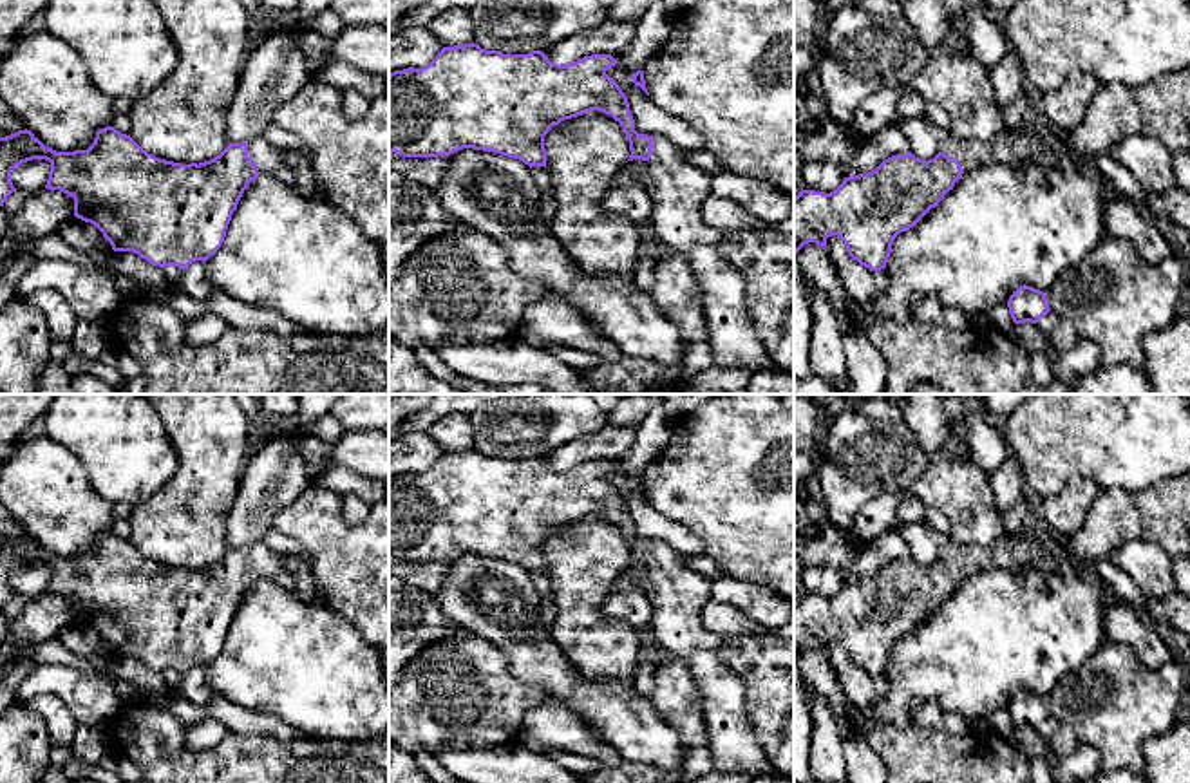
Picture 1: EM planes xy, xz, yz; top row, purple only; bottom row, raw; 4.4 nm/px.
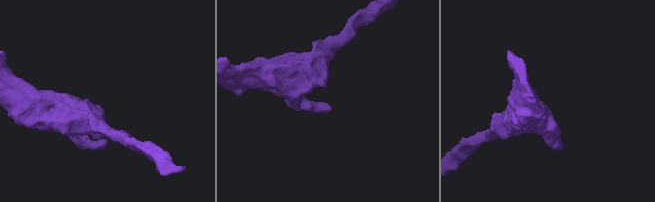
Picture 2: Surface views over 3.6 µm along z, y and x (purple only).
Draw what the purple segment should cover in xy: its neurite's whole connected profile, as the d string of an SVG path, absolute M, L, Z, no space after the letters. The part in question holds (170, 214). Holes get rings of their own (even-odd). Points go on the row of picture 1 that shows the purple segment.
M114 127L98 130L87 150L74 152L56 152L25 128L0 137L0 206L16 192L11 172L33 159L51 163L45 188L71 195L74 217L94 224L114 251L132 251L154 266L179 269L195 260L206 262L217 253L244 190L260 172L284 181L293 179L282 152L262 136L248 143L230 143L210 161L181 165L148 154Z

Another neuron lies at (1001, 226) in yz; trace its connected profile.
M1053 163L980 165L964 172L935 208L895 237L884 268L888 286L868 306L872 320L901 322L924 297L937 297L944 307L957 306L977 320L991 307L1007 304L1024 284L1047 291L1065 269L1081 264L1107 239L1105 206L1110 193L1109 183L1100 174L1087 172L1069 181Z

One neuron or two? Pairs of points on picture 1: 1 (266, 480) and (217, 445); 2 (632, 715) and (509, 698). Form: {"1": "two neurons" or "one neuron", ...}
{"1": "two neurons", "2": "two neurons"}

